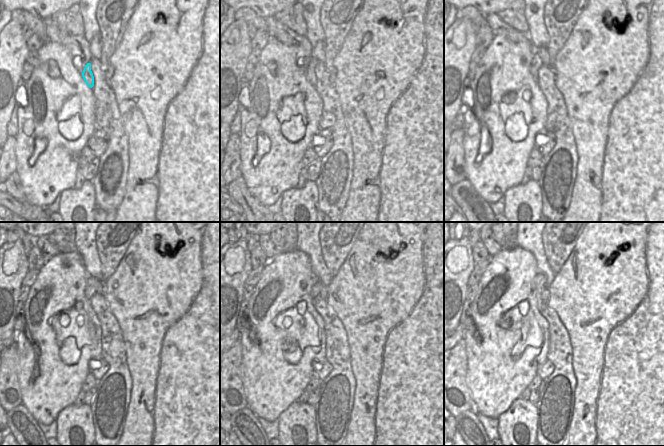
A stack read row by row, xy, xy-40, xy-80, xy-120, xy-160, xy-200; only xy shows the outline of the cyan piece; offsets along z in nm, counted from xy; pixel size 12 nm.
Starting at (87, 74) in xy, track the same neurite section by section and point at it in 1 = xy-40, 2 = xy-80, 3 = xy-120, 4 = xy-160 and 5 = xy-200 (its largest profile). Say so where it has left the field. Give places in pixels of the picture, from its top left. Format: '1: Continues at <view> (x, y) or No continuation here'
1: Continues at xy-40 (310, 72)
2: Continues at xy-80 (536, 64)
3: Continues at xy-120 (91, 285)
4: Continues at xy-160 (315, 282)
5: Continues at xy-200 (540, 280)

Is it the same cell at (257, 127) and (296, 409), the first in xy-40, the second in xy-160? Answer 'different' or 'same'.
different

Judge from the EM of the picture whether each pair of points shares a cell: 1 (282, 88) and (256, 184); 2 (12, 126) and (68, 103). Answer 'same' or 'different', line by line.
1: same
2: different

